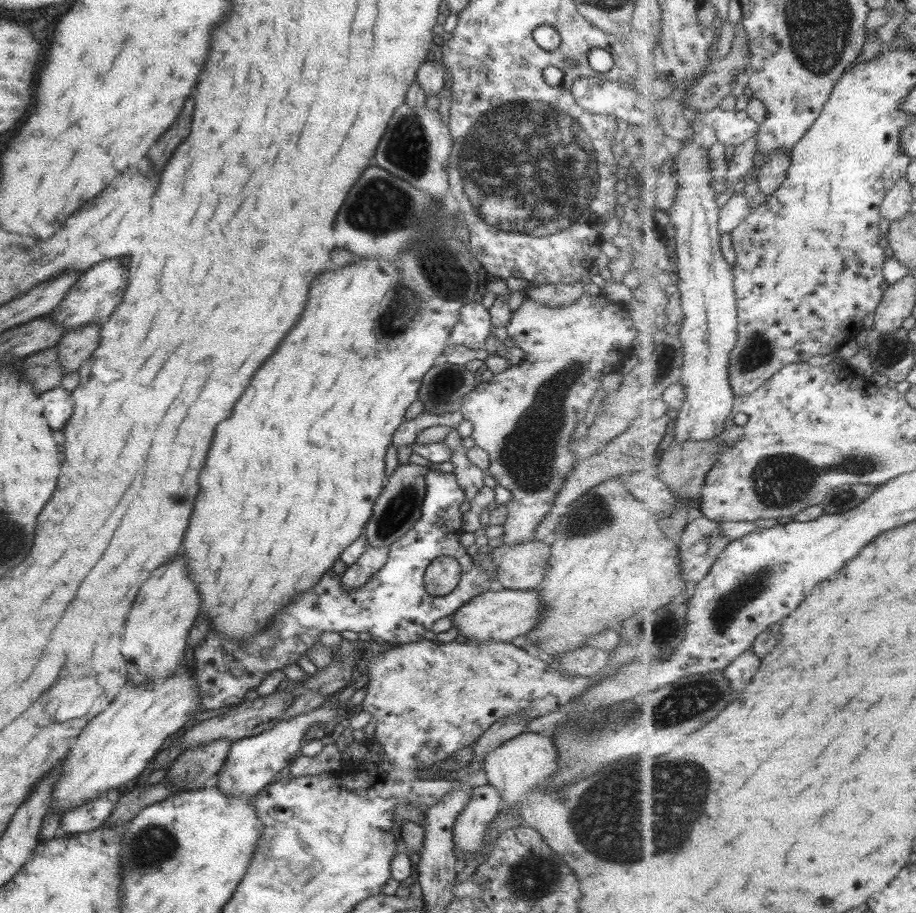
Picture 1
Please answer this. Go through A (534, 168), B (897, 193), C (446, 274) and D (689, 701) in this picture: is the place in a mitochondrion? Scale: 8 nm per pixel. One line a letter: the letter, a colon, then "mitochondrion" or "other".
A: mitochondrion
B: other
C: mitochondrion
D: mitochondrion

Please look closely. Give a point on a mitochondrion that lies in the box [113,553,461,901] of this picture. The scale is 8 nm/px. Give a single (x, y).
(155, 844)

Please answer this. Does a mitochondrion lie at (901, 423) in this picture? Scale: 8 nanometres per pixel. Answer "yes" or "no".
no

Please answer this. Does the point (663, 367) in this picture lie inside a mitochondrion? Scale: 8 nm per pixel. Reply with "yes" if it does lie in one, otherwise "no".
yes

